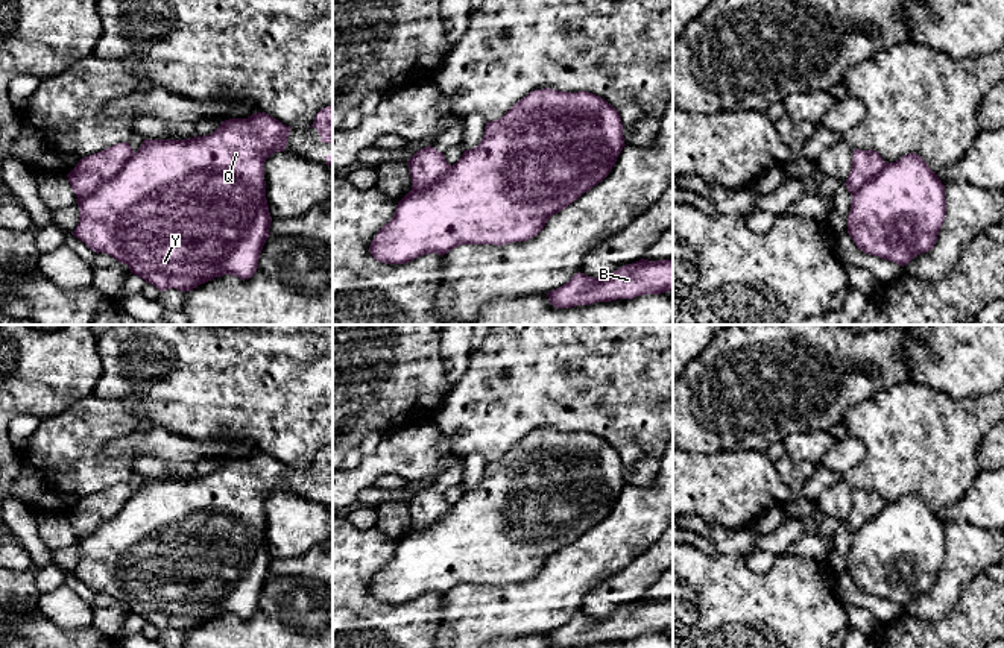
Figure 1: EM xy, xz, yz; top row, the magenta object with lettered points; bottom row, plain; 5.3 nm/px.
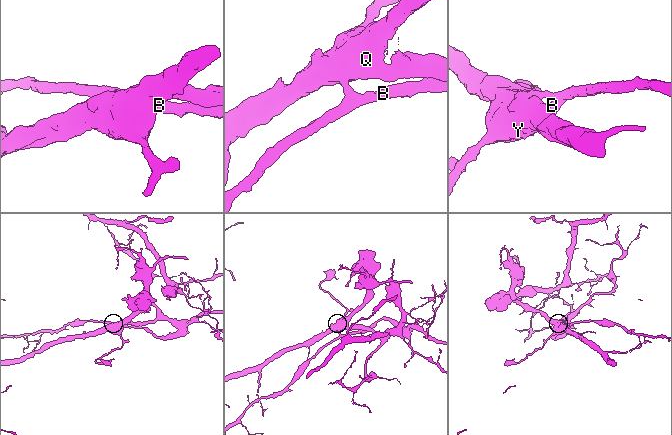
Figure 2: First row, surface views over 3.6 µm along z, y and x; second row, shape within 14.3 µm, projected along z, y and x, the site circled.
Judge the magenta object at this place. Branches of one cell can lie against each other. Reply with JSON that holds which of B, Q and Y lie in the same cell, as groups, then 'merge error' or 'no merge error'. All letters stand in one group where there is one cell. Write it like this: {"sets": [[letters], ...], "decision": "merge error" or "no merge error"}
{"sets": [["B"], ["Q", "Y"]], "decision": "merge error"}

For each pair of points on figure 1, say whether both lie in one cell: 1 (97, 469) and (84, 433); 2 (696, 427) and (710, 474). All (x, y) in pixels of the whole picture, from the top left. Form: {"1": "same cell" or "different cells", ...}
{"1": "same cell", "2": "different cells"}

